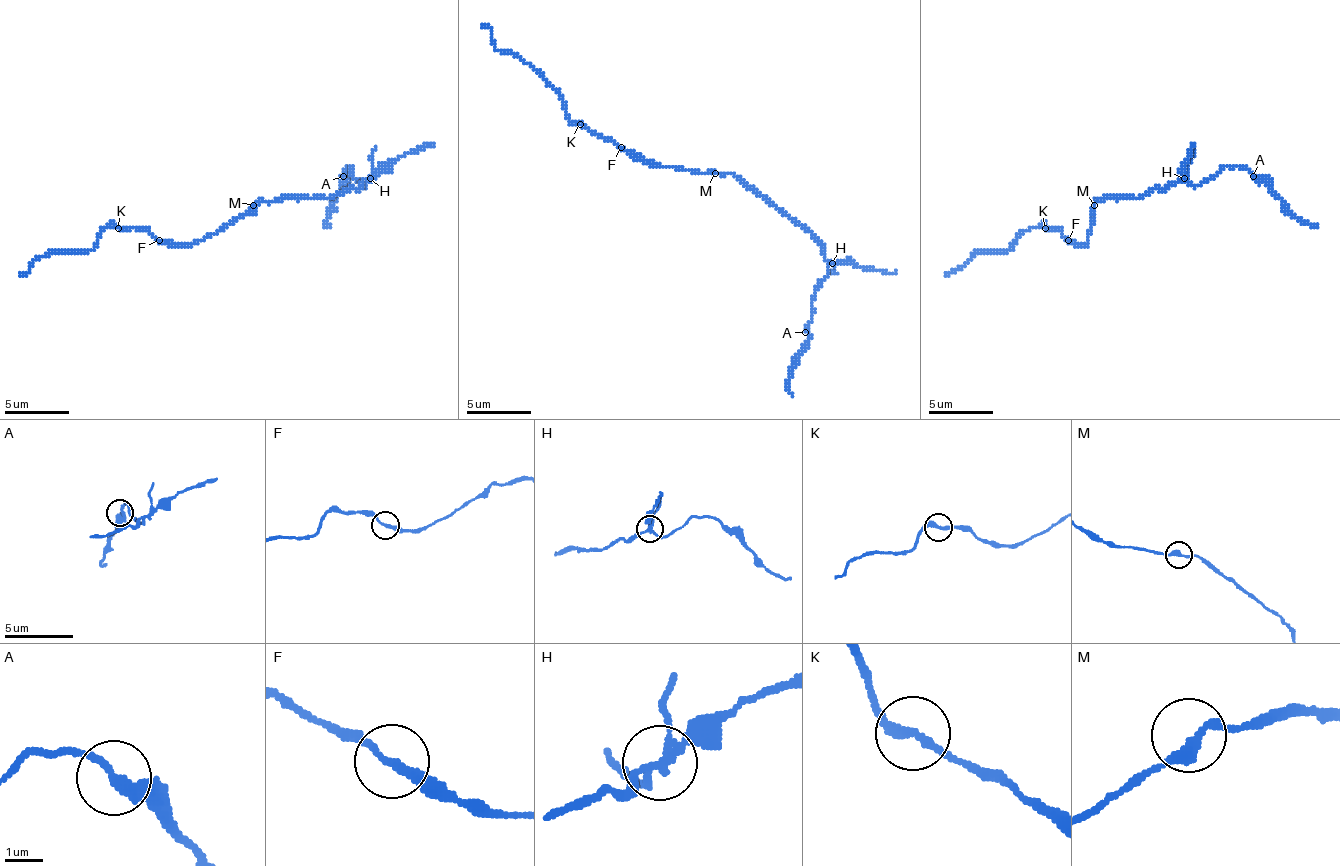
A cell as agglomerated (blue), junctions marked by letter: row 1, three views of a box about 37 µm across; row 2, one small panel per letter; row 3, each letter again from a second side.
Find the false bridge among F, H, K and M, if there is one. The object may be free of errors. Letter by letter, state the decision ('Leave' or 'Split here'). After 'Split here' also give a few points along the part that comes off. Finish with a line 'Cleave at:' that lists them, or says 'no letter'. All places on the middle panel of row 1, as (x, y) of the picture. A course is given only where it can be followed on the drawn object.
F: Leave
H: Split here. Course of the part to remove: (831, 264), (812, 306), (808, 345), (789, 377), (792, 396)
K: Leave
M: Leave
Cleave at: H

